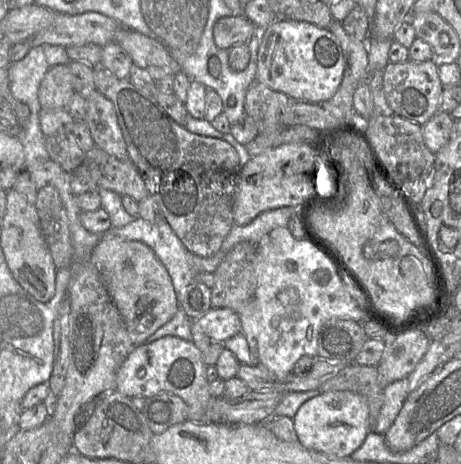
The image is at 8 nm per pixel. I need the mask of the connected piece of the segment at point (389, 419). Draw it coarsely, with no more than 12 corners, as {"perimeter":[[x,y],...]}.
{"perimeter":[[403,378],[384,387],[375,433],[384,435],[408,396]]}

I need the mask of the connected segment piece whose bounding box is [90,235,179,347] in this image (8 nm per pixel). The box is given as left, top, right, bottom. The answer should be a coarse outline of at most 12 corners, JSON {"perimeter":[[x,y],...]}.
{"perimeter":[[103,235],[90,256],[137,347],[179,308],[146,244]]}

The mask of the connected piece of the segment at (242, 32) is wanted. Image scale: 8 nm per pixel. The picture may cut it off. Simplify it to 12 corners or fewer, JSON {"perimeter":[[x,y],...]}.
{"perimeter":[[243,14],[222,17],[214,25],[217,47],[249,42],[258,28]]}

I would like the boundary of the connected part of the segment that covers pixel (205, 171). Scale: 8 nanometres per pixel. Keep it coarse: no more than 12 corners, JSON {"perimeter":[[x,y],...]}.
{"perimeter":[[94,67],[128,158],[177,237],[217,253],[241,170],[150,92]]}

